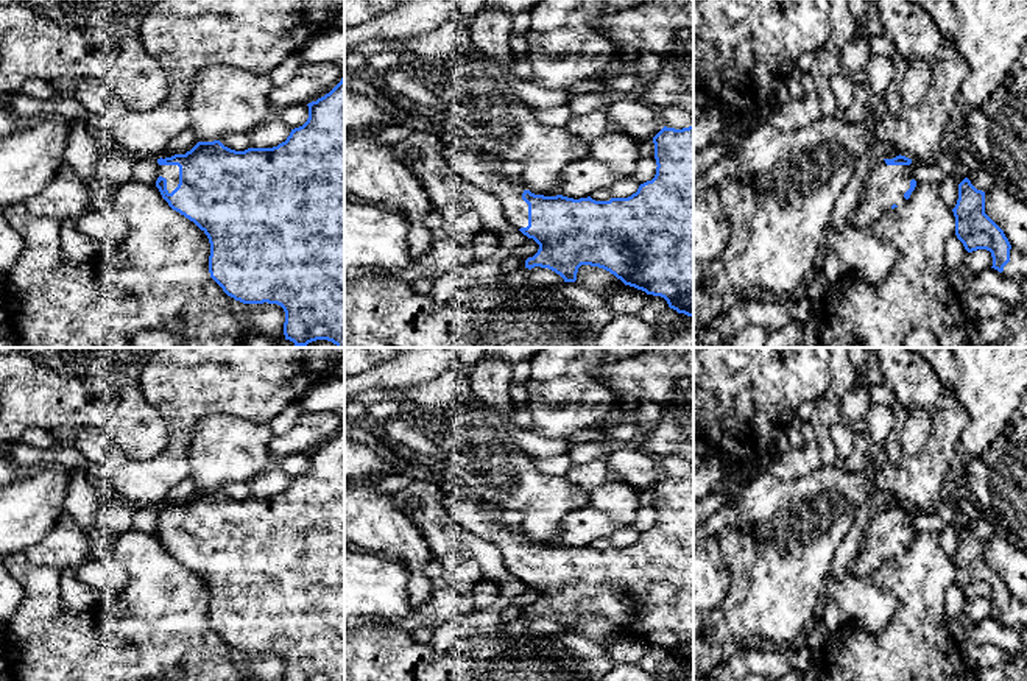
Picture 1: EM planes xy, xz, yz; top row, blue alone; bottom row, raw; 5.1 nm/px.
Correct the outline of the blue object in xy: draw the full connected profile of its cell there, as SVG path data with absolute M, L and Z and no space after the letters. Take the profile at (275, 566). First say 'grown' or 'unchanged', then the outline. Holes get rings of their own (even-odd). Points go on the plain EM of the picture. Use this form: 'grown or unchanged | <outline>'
grown | M344 424L341 430L324 446L318 447L316 450L312 450L309 455L309 468L307 471L291 478L290 485L285 491L279 492L273 497L248 497L245 500L235 500L228 496L224 496L220 489L214 491L198 491L190 500L185 503L175 503L171 506L157 508L159 513L159 527L156 530L156 536L159 538L162 547L168 552L168 555L193 570L209 587L210 592L210 605L209 605L209 622L210 626L223 637L223 640L234 647L235 650L240 650L243 653L277 653L285 661L285 672L284 672L284 681L344 681Z

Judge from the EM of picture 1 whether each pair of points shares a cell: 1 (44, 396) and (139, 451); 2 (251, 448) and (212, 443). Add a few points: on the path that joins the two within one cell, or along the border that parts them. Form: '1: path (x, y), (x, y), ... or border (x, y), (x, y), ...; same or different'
1: path (69, 396), (86, 407), (102, 407), (120, 426); same
2: path (242, 446), (222, 446); same

